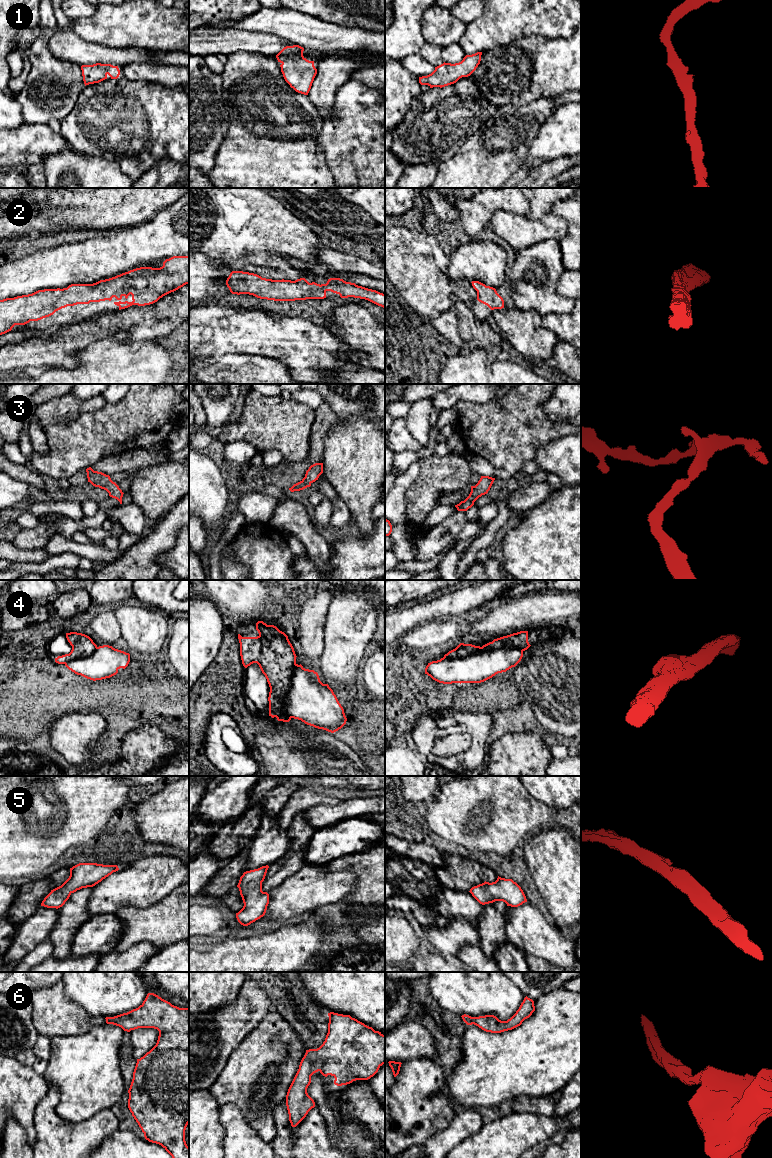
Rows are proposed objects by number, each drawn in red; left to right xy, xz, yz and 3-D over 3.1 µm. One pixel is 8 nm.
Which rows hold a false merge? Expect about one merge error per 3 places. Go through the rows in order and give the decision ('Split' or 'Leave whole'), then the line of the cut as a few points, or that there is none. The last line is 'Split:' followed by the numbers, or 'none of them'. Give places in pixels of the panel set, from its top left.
1: Leave whole. No split
2: Leave whole. No split
3: Leave whole. No split
4: Split. Split along yz (522, 650), (497, 647), (463, 657), (444, 657)
5: Leave whole. No split
6: Leave whole. No split
Split: 4

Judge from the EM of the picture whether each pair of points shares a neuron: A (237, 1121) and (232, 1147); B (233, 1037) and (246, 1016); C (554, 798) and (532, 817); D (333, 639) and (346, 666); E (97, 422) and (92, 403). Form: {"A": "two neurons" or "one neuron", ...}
{"A": "one neuron", "B": "one neuron", "C": "two neurons", "D": "one neuron", "E": "two neurons"}

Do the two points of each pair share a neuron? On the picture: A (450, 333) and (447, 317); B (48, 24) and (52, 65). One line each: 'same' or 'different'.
A: same
B: same

